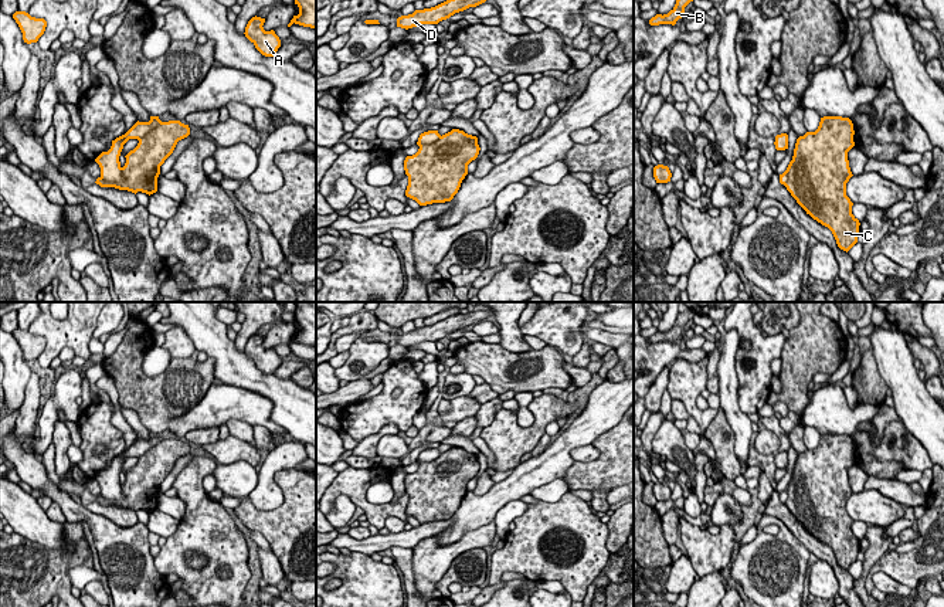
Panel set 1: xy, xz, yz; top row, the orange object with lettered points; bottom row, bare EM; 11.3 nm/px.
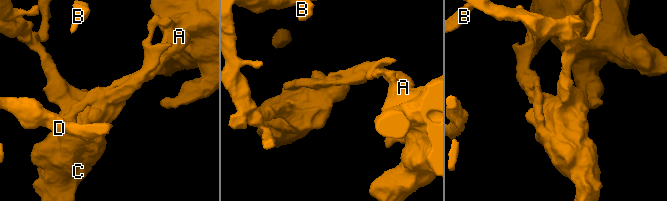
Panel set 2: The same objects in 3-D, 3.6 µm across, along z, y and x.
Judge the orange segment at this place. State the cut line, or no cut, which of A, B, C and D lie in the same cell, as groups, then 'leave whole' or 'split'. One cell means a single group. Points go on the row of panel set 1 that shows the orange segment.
xy (101, 176), (109, 182), (122, 182), (125, 179) | A / B C D | split

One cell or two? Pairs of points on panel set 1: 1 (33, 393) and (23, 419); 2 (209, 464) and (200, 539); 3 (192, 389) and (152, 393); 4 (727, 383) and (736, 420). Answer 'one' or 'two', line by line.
1: one
2: one
3: one
4: one

